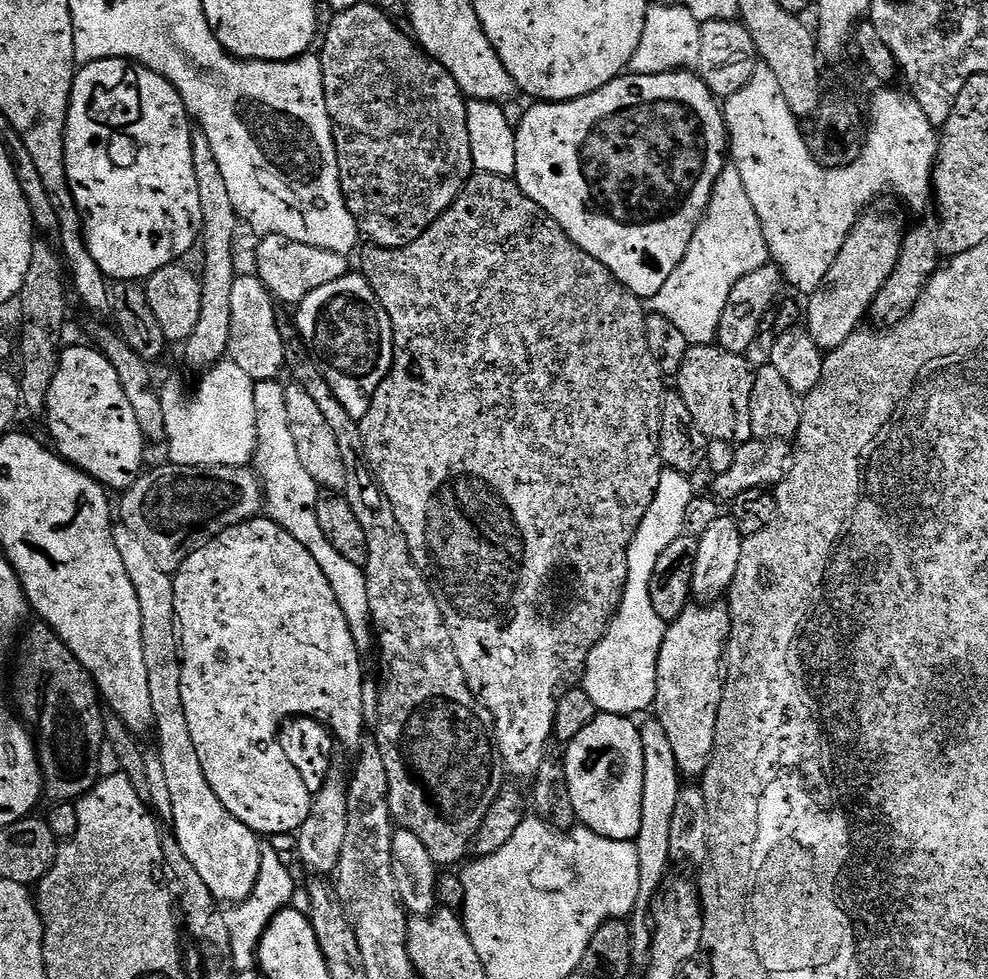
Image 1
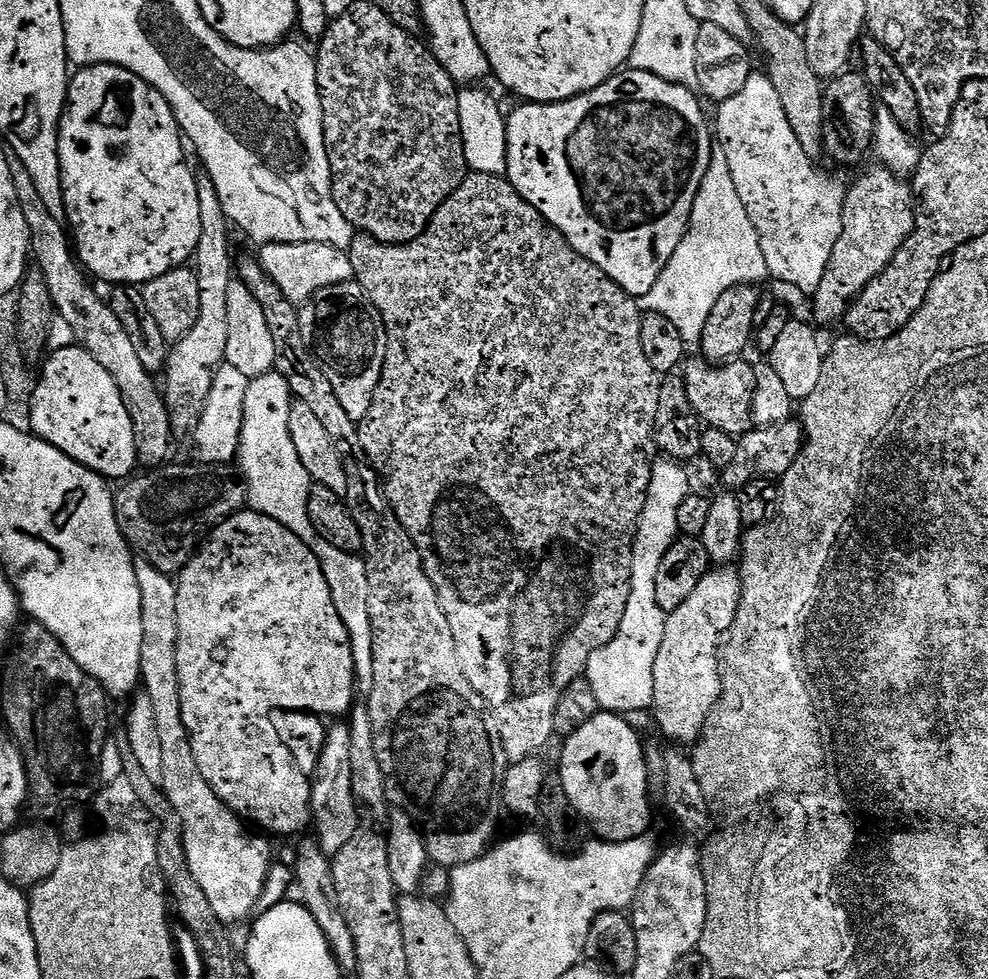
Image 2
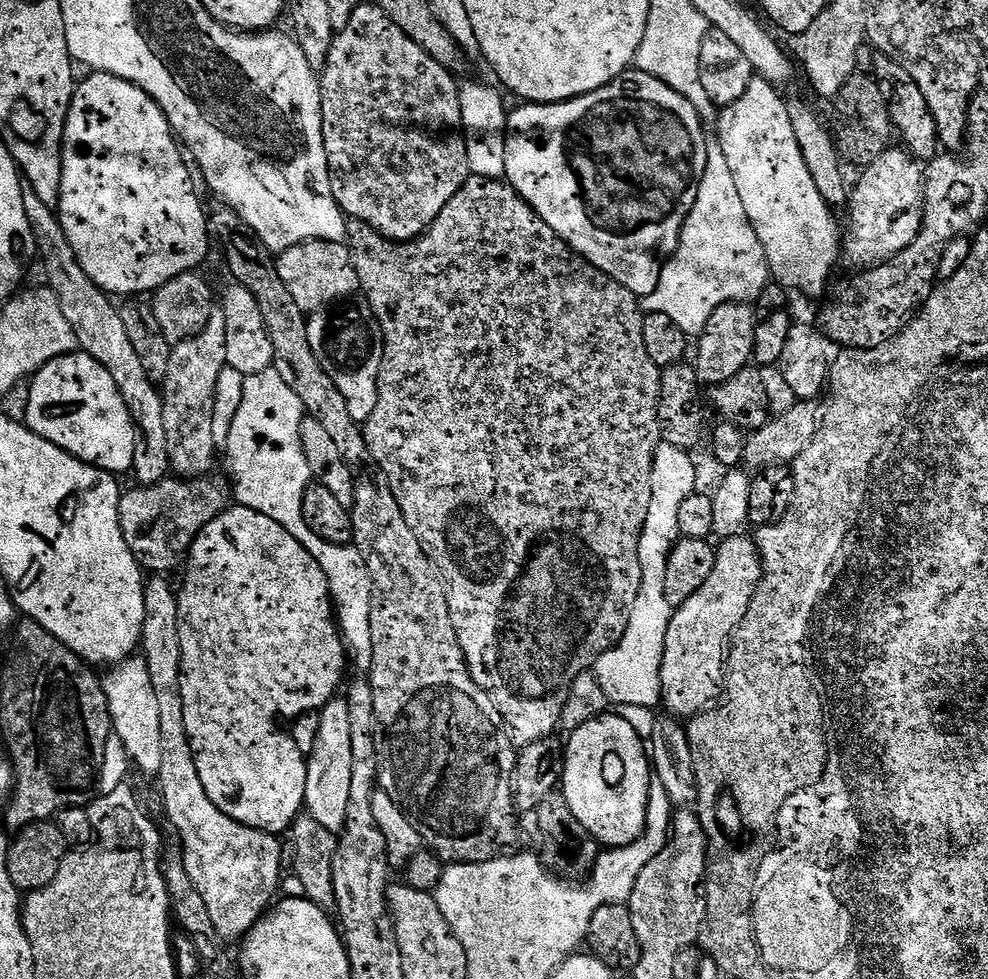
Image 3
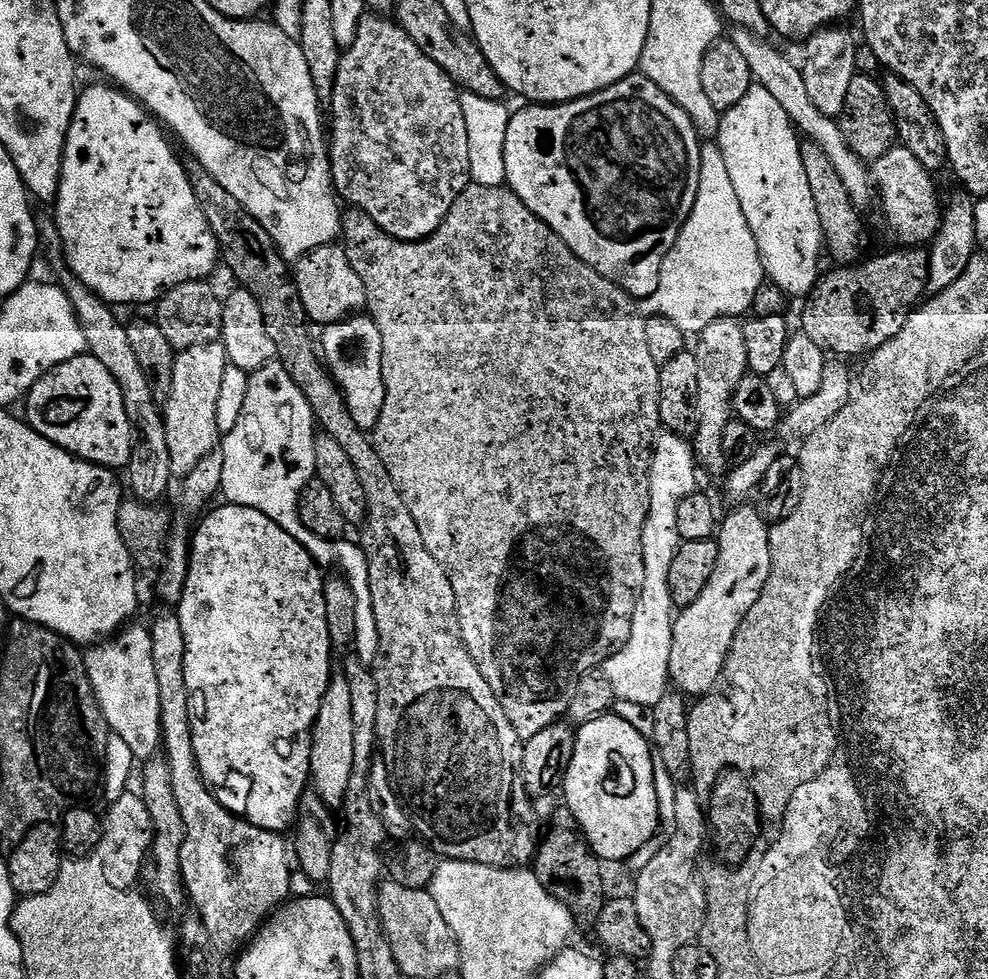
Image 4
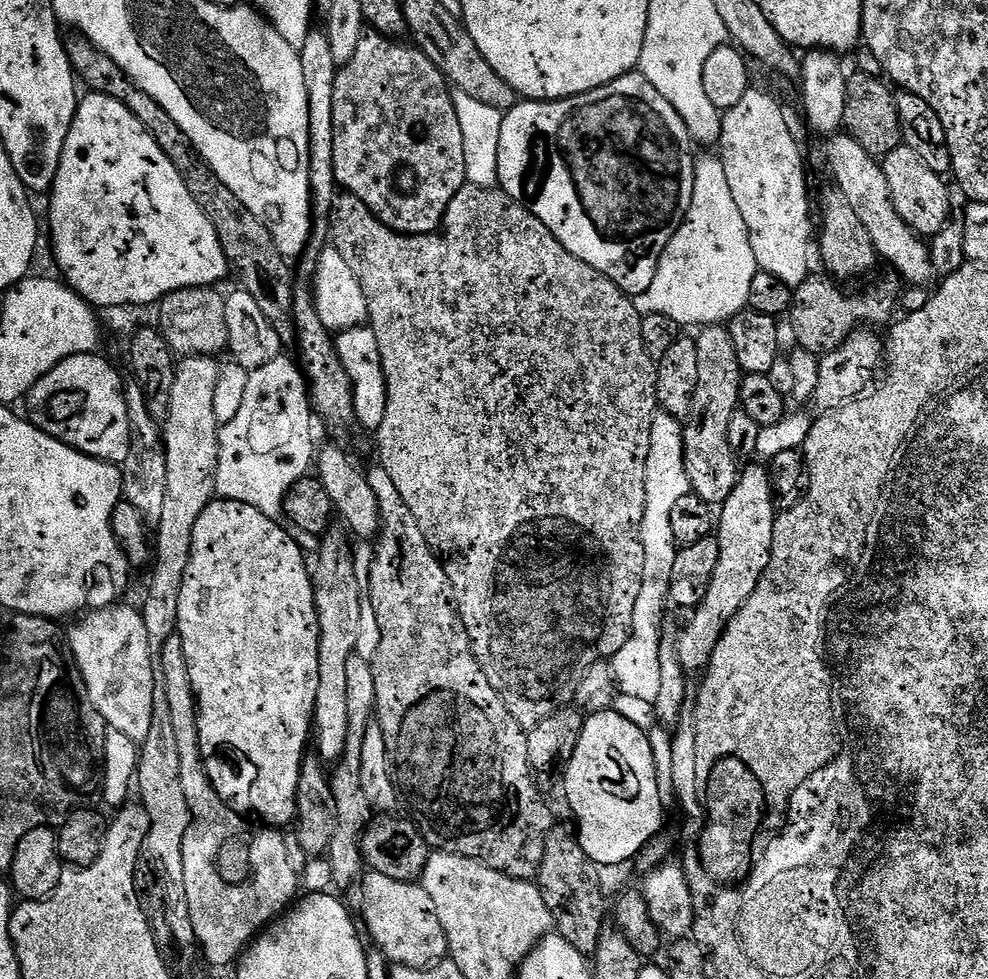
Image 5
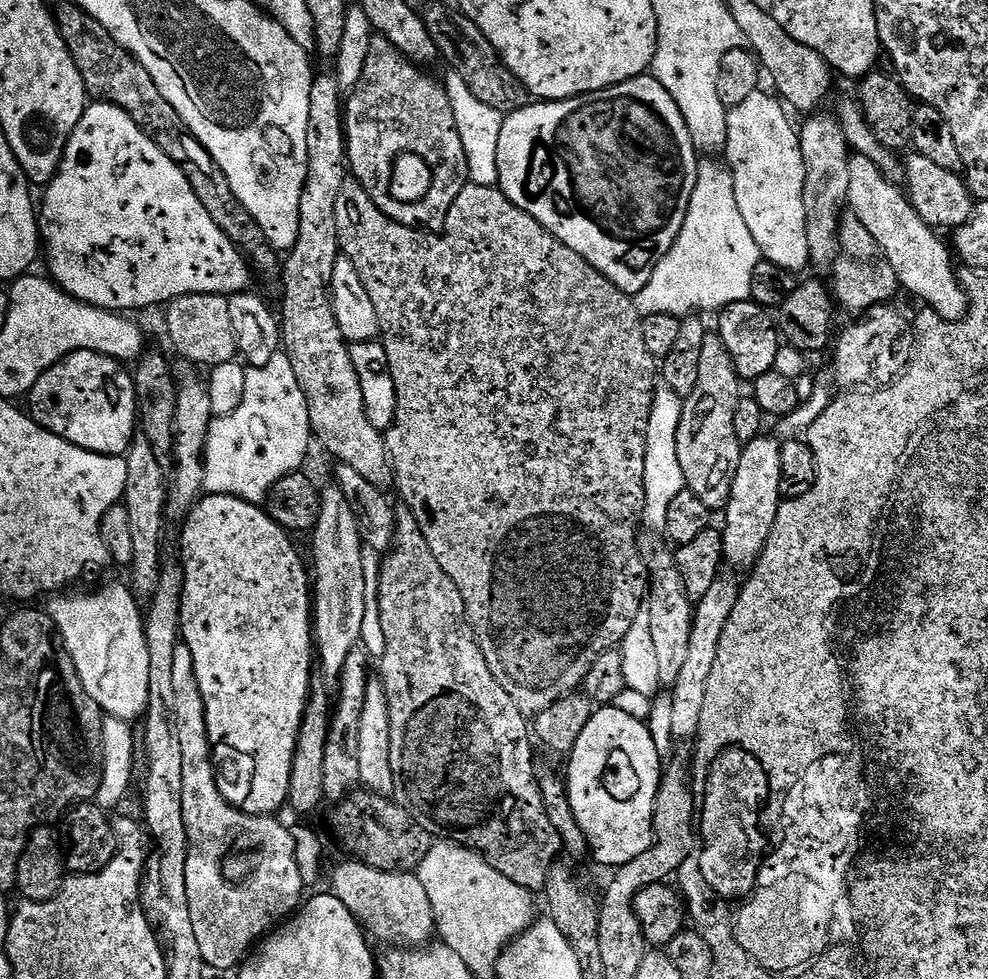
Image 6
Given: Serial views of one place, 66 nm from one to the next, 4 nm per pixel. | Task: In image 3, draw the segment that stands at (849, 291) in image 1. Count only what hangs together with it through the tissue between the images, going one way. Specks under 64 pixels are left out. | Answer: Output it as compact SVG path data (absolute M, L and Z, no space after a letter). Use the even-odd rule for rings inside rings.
M889 147L872 164L863 165L861 172L846 205L852 225L842 240L843 259L848 259L856 270L874 268L906 250L924 224L924 173L907 151Z

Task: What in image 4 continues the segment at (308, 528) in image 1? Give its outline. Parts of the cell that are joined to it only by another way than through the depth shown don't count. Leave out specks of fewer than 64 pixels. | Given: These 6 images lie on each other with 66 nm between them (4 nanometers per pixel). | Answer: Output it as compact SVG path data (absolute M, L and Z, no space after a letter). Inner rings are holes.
M271 362L264 368L251 373L246 390L246 406L242 406L242 414L238 418L234 430L226 433L222 440L224 457L222 458L220 492L227 503L246 506L250 510L258 510L262 514L266 514L266 518L278 522L278 526L282 526L282 530L286 530L286 534L290 534L290 538L298 541L311 554L312 559L320 565L321 569L328 570L331 564L340 563L340 568L344 571L341 572L343 579L347 580L354 596L354 630L356 631L354 654L363 664L370 666L376 661L378 654L378 626L374 622L374 602L370 598L370 566L366 554L359 543L344 544L345 542L318 538L318 534L306 530L300 517L300 493L316 475L316 463L314 462L316 436L314 433L317 428L310 402L306 402L302 390L298 390L298 386L294 386L294 378L290 378L290 374L281 364Z

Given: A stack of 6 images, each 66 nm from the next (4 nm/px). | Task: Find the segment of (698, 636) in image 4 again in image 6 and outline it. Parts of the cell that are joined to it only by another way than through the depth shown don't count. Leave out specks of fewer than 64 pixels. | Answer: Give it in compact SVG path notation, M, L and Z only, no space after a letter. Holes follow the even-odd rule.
M761 434L741 447L738 470L734 474L734 486L722 512L725 520L725 524L722 524L723 559L727 563L729 560L734 567L745 570L751 569L759 560L770 538L770 530L774 530L774 518L778 518L778 510L782 503L781 441L769 436Z

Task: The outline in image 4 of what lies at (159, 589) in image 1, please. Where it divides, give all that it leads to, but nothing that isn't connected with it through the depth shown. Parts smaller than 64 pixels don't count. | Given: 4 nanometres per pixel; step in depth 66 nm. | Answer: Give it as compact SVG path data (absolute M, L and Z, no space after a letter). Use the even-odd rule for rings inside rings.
M164 610L164 613L157 618L153 624L150 624L152 634L152 646L154 648L154 670L158 674L158 698L162 706L162 714L160 715L160 735L162 737L162 748L166 753L166 759L170 766L170 782L174 786L174 798L178 802L178 810L182 810L182 818L184 819L184 845L182 846L182 854L180 855L181 874L183 876L184 887L187 891L187 899L190 904L196 908L202 923L206 926L206 934L210 934L210 942L214 942L217 952L227 954L237 948L243 949L245 945L251 941L256 935L258 929L267 921L268 917L281 907L289 899L288 891L292 888L292 872L288 869L288 860L290 864L290 848L284 845L285 837L275 832L267 832L253 824L247 824L245 820L235 816L233 812L227 812L222 805L213 798L212 793L208 790L208 785L200 779L200 768L196 764L196 755L192 749L192 735L190 734L190 710L188 709L188 691L186 690L186 674L184 673L184 663L186 662L186 638L182 638L182 622L179 615L172 610Z

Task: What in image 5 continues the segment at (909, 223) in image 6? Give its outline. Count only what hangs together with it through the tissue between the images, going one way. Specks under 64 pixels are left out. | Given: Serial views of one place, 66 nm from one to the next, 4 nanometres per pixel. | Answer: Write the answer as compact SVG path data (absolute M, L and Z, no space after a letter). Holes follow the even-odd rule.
M836 134L831 137L832 145L828 148L828 156L832 159L832 176L835 187L846 194L846 198L861 219L862 226L870 233L874 241L877 255L896 269L895 273L909 285L923 287L928 285L936 271L929 245L894 210L890 186L886 182L881 161L871 156L853 136Z

